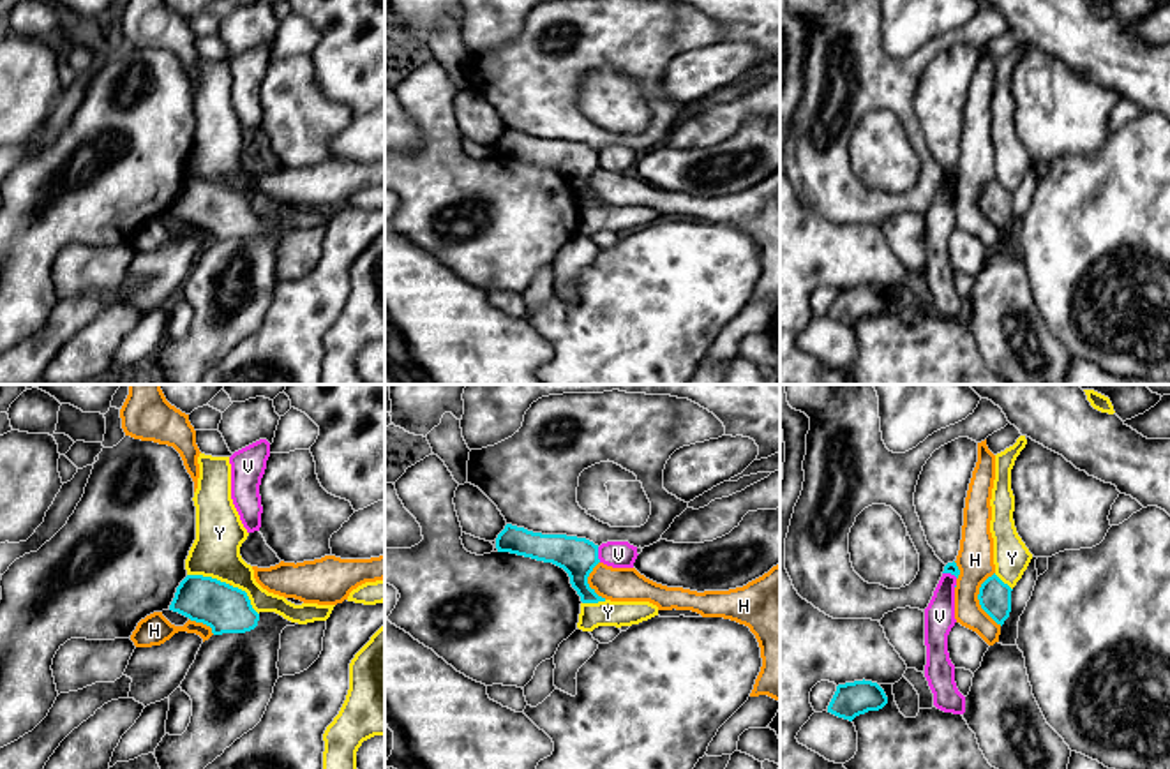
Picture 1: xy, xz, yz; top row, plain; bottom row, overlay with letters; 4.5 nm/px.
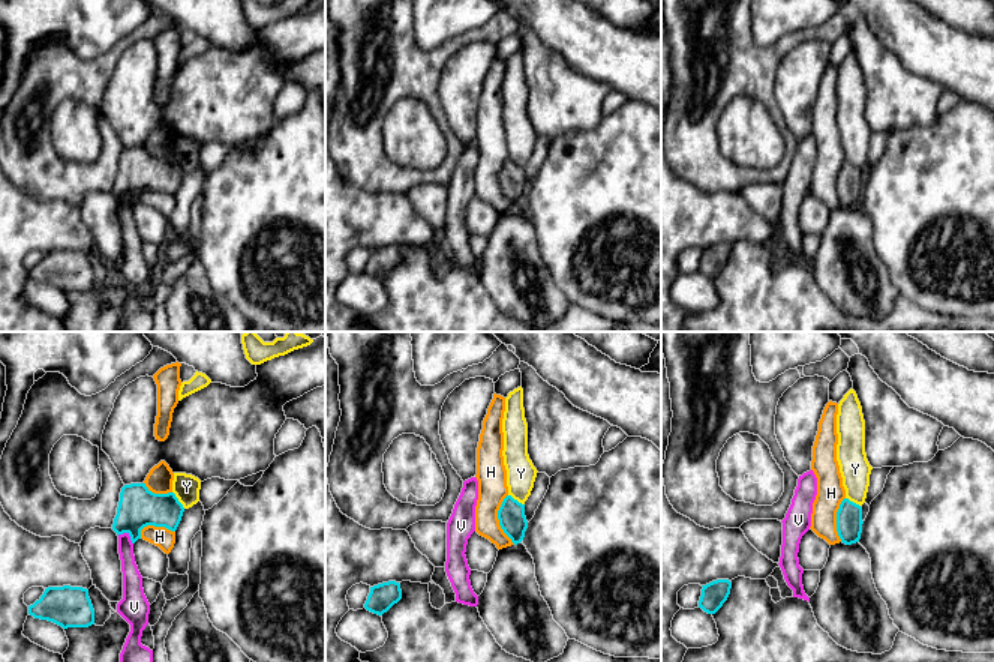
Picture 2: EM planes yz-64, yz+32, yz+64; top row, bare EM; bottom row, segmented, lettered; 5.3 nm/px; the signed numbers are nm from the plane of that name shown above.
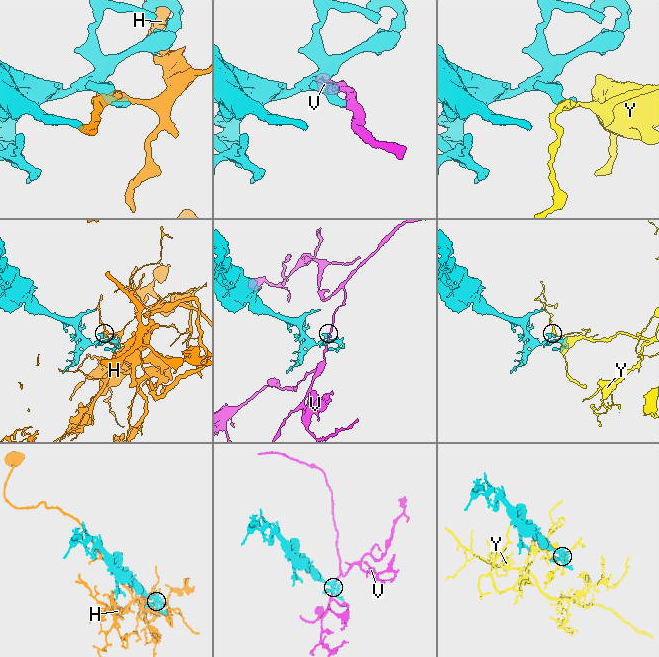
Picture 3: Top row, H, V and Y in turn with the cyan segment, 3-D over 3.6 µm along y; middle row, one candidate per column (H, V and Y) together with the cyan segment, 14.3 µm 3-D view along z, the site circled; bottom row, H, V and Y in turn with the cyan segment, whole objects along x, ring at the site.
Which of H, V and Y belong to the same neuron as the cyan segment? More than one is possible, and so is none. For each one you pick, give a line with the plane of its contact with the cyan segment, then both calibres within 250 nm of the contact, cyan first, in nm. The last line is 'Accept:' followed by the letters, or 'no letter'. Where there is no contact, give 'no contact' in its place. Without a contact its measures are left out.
V: meets cyan in xz; 180 nm thick on the cyan side, 130 nm on the other
Accept: V

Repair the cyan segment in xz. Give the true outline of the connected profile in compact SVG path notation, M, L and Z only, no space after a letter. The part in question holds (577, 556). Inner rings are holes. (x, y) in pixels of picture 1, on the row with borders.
M506 524L498 534L496 549L563 568L582 603L605 601L588 584L588 577L598 563L612 568L634 568L639 556L637 547L628 541L607 541L598 547L586 538L542 534L512 524Z

